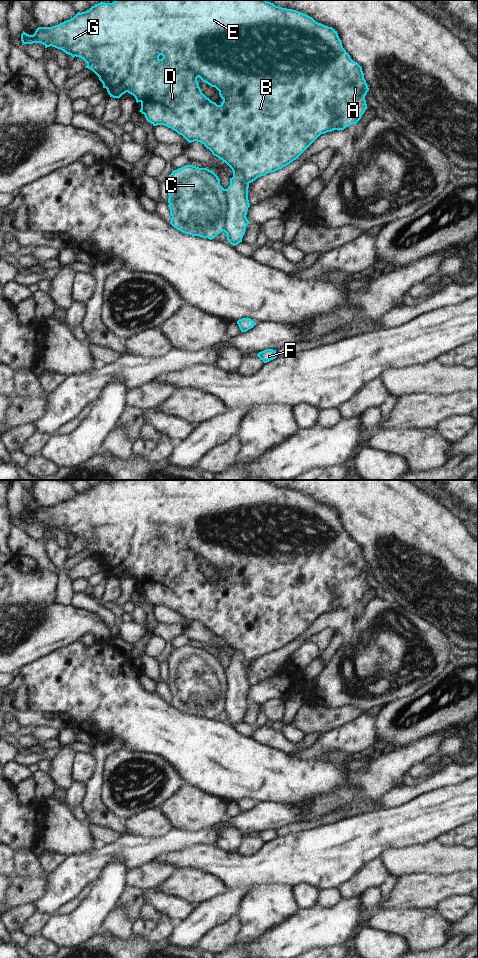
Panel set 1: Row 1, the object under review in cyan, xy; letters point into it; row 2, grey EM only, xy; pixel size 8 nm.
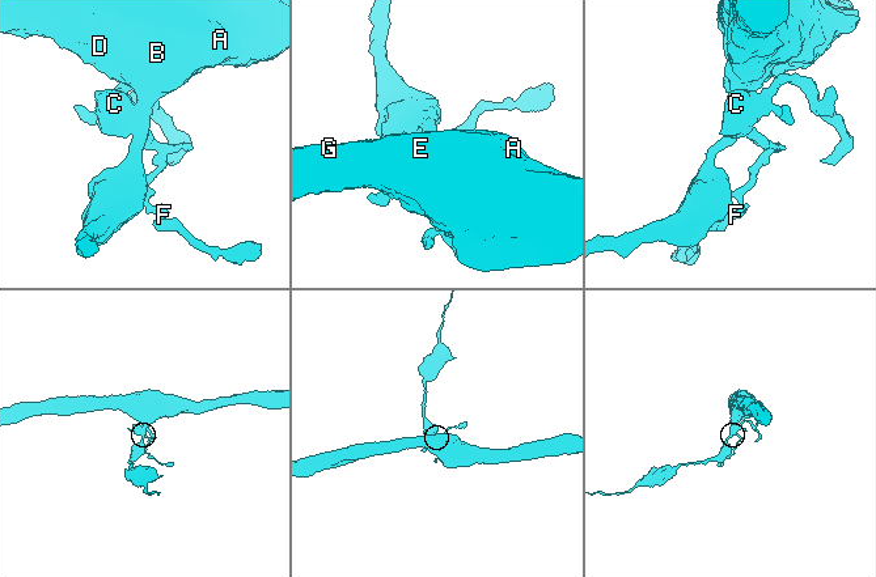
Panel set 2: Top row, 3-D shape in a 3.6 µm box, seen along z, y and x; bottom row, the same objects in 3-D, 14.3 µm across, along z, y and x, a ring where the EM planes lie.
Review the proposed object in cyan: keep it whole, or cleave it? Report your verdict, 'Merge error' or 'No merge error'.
Merge error.

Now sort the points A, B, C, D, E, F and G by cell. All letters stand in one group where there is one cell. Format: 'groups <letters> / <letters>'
groups A B D E G / C F

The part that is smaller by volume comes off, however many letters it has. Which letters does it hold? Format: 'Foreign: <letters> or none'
Foreign: C, F.

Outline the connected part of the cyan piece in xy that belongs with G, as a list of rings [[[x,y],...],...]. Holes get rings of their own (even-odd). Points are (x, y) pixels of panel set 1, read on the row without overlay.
[[[115,480],[112,483],[105,483],[101,481],[100,483],[91,486],[89,490],[81,493],[78,492],[73,498],[66,500],[58,505],[52,507],[38,507],[33,515],[29,515],[23,511],[23,513],[21,514],[21,521],[23,524],[41,523],[45,526],[45,528],[52,526],[64,531],[66,534],[71,535],[73,538],[76,536],[83,539],[87,543],[85,548],[91,549],[99,557],[99,560],[103,564],[103,568],[107,569],[107,572],[110,577],[119,579],[123,574],[128,572],[129,574],[135,577],[137,583],[141,583],[141,589],[139,592],[144,594],[146,600],[150,602],[153,606],[167,606],[168,608],[171,608],[178,614],[182,615],[189,623],[194,621],[201,622],[207,629],[212,632],[214,636],[225,642],[232,649],[233,657],[230,659],[230,665],[226,669],[227,689],[224,712],[226,713],[228,722],[233,726],[242,722],[246,707],[250,703],[246,697],[248,688],[250,687],[248,680],[249,664],[255,661],[258,657],[265,656],[268,653],[282,649],[283,647],[296,640],[321,614],[325,614],[333,610],[344,610],[346,607],[352,604],[356,604],[361,599],[367,588],[365,576],[369,571],[369,568],[366,563],[366,560],[364,559],[362,547],[357,542],[353,541],[350,535],[343,528],[342,522],[338,516],[337,511],[335,511],[332,507],[328,507],[326,505],[316,502],[312,497],[306,494],[303,494],[293,489],[276,486],[271,482],[268,482],[267,480]],[[198,557],[203,562],[207,563],[211,567],[215,567],[219,571],[219,575],[223,579],[220,585],[217,585],[215,582],[211,581],[202,573],[199,567],[199,563],[197,561]]]

